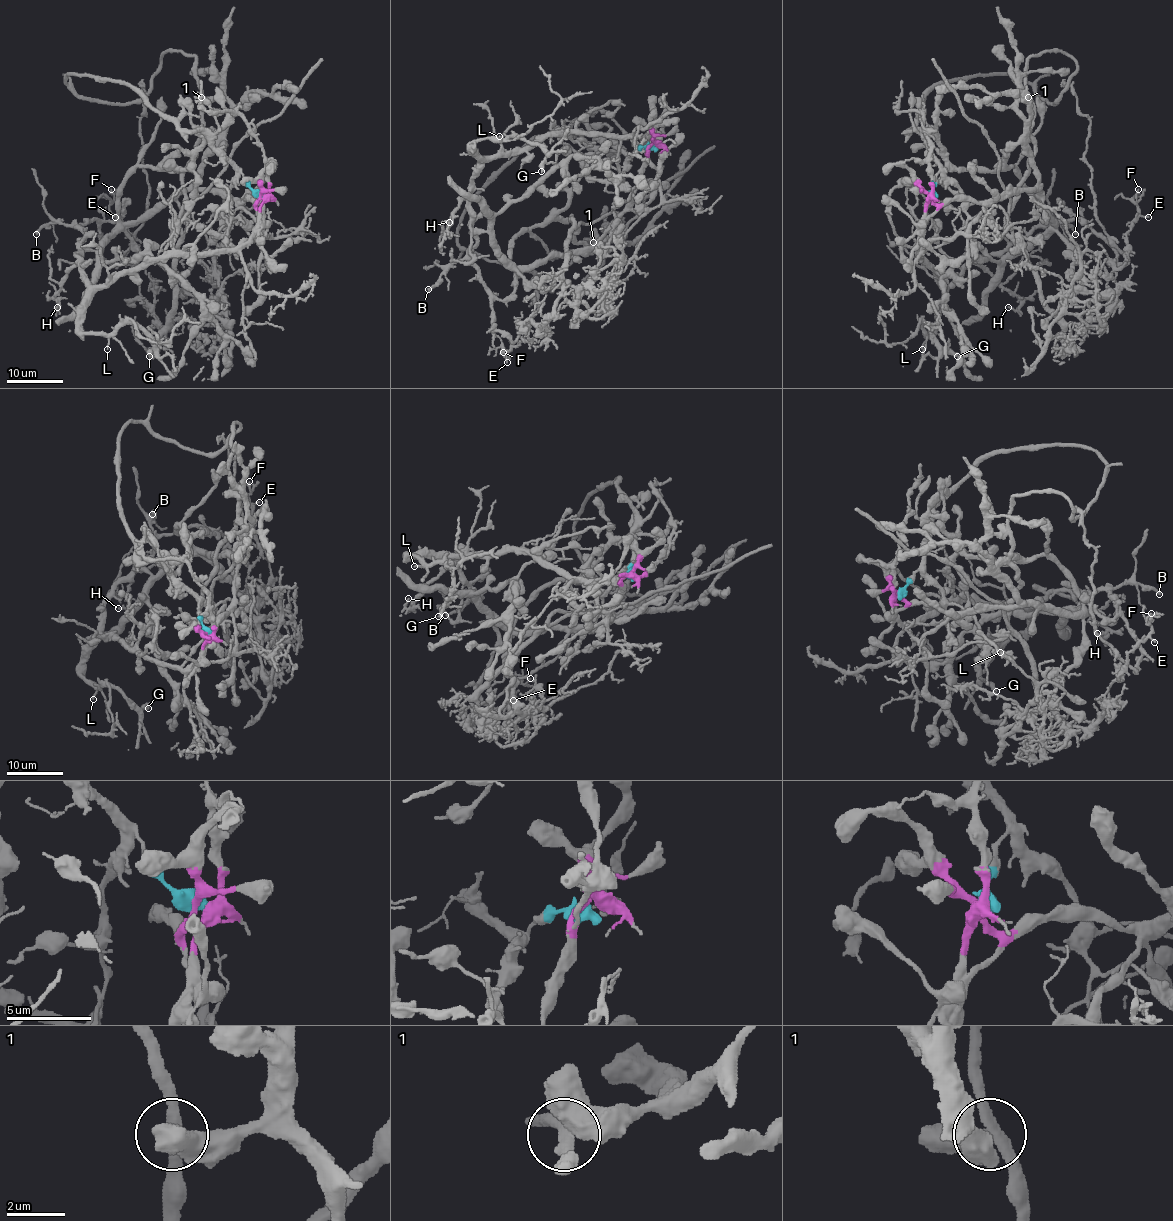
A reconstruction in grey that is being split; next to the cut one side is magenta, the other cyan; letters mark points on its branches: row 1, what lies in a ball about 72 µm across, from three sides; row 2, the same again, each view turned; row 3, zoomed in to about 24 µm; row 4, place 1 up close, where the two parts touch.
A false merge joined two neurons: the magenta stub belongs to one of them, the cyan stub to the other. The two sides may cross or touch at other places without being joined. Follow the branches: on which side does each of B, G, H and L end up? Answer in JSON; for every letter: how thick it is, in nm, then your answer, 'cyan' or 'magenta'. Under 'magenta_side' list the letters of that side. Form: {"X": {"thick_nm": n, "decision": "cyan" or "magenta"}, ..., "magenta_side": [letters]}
{"B": {"thick_nm": 280, "decision": "magenta"}, "G": {"thick_nm": 320, "decision": "magenta"}, "H": {"thick_nm": 120, "decision": "magenta"}, "L": {"thick_nm": 110, "decision": "magenta"}, "magenta_side": ["B", "G", "H", "L"]}

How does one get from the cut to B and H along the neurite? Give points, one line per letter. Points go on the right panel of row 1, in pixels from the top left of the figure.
B: (930, 194), (946, 204), (1036, 191), (1052, 223), (1019, 252), (1010, 250), (1046, 223), (1067, 223), (1076, 235)
H: (930, 194), (921, 257), (944, 285), (970, 264), (980, 264), (1017, 296), (1019, 308), (1008, 306)

